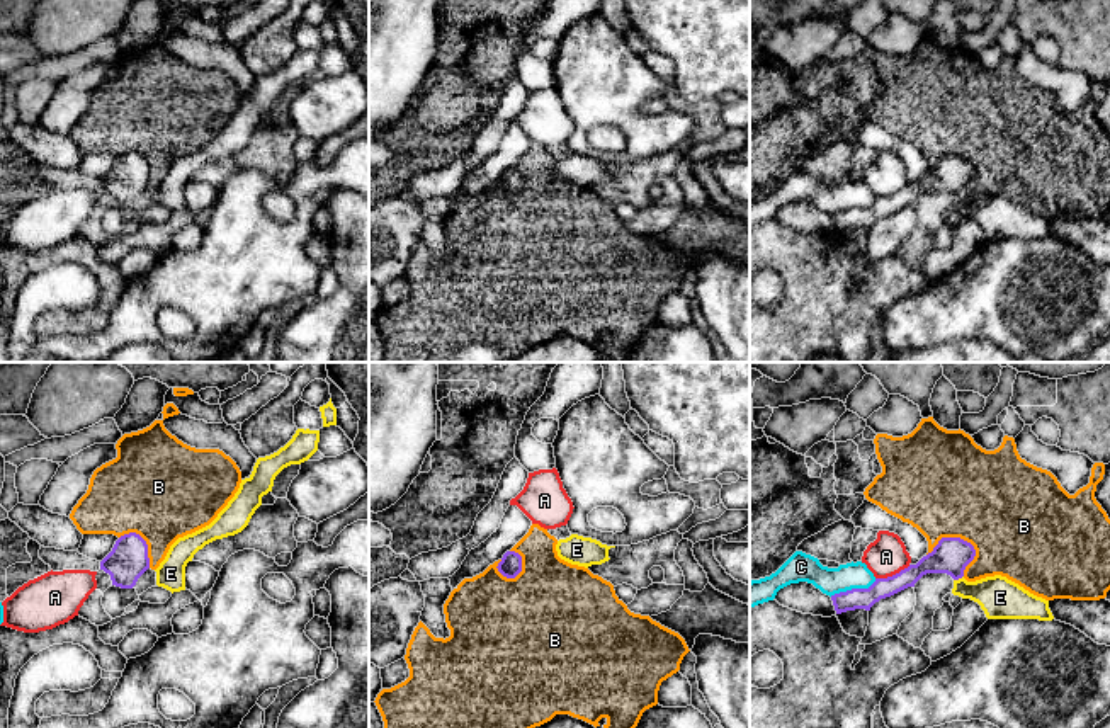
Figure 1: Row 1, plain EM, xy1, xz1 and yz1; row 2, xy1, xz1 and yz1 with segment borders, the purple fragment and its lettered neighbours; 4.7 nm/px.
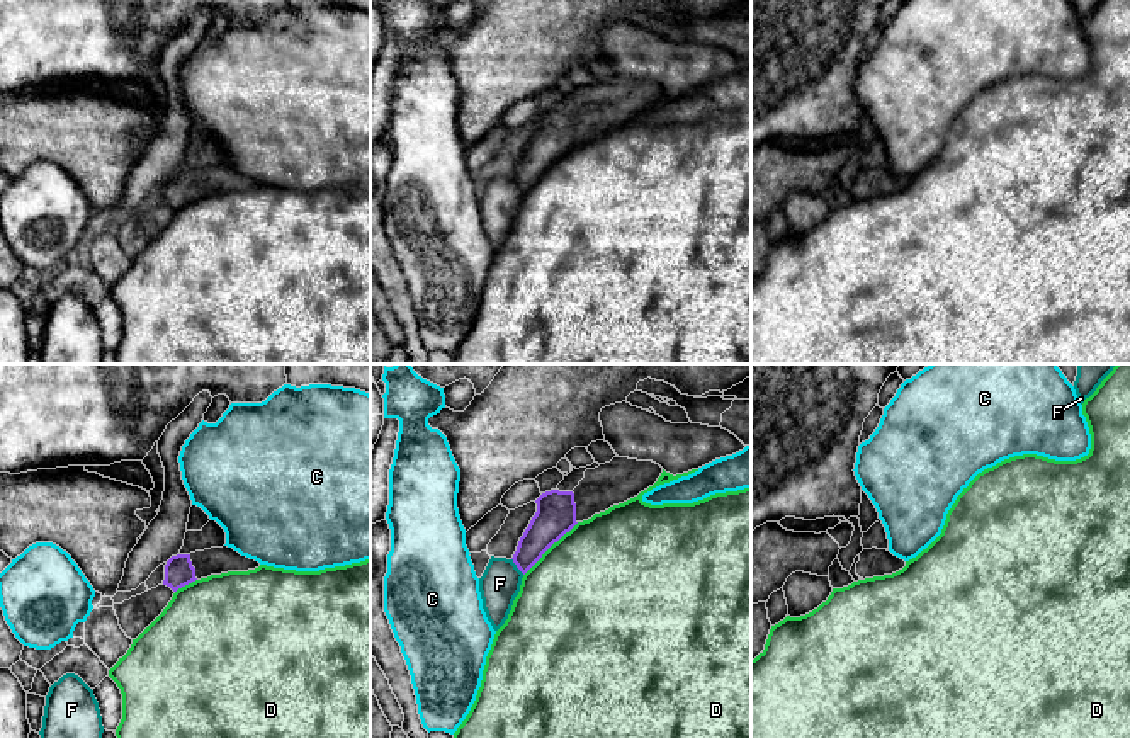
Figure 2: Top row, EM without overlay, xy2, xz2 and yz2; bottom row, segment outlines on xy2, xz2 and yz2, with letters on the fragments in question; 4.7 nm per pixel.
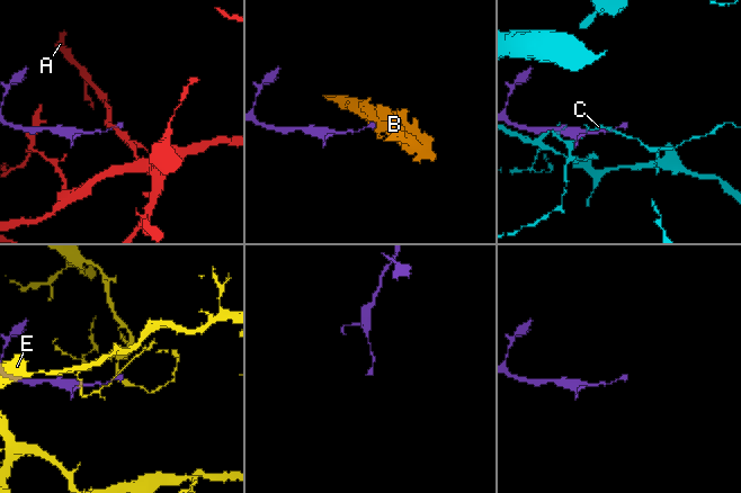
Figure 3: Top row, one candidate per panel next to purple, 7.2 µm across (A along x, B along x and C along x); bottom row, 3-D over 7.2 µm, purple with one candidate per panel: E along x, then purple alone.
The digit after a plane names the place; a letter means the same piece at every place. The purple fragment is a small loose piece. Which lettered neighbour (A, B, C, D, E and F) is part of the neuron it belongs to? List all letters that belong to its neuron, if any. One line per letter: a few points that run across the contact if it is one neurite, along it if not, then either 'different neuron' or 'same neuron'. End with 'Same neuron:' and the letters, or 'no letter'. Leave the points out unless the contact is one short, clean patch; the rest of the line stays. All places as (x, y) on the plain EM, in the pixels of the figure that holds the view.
A: different neuron
B: line yz1 (976, 169), (959, 157), (942, 157), (927, 174); different neuron
C: different neuron
D: different neuron
E: line yz1 (962, 194), (954, 199); different neuron
F: line xz2 (512, 177), (524, 193); different neuron
Same neuron: no letter

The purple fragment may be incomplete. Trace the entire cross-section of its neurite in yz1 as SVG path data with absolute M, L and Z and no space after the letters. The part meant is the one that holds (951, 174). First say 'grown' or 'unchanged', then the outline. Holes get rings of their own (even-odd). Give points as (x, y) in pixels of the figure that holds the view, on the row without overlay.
unchanged | M942 156L932 172L923 175L916 184L909 184L899 192L887 197L875 197L869 208L852 208L831 214L836 233L865 228L891 216L915 202L926 192L947 192L954 199L964 196L966 185L974 179L976 168L960 156Z

